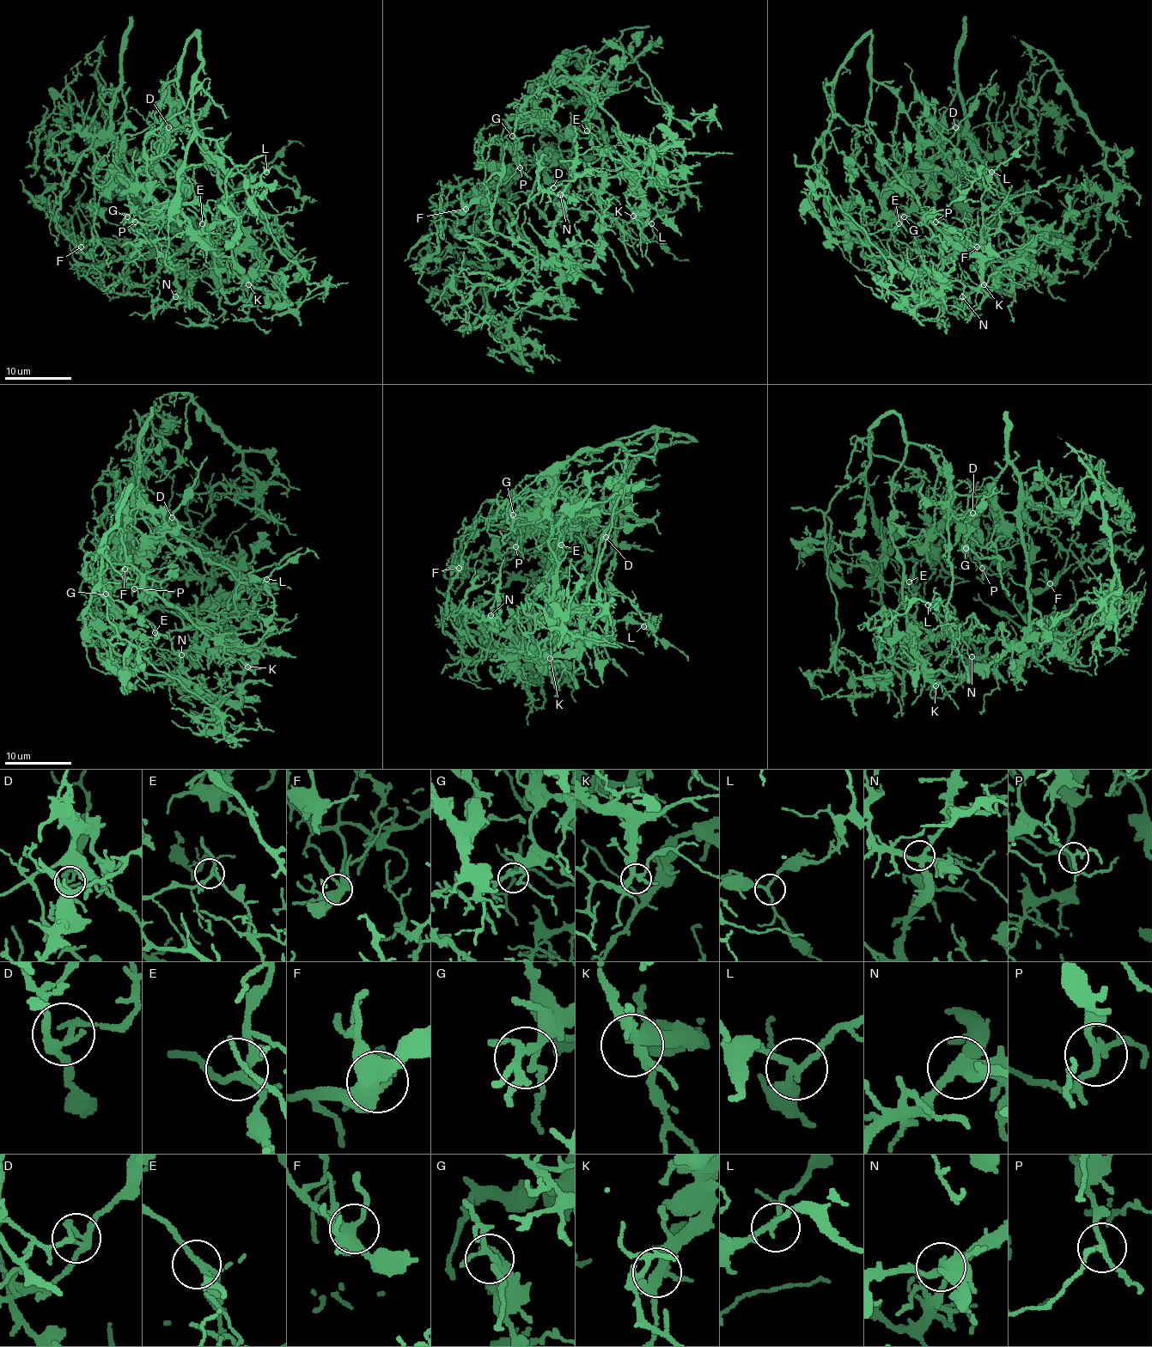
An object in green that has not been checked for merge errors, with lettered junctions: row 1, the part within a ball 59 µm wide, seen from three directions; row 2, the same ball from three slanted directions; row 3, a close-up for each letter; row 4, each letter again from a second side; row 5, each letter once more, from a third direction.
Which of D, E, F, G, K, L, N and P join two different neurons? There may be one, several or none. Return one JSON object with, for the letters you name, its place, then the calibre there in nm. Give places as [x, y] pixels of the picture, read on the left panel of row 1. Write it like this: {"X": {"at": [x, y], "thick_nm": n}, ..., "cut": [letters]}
{"cut": []}

